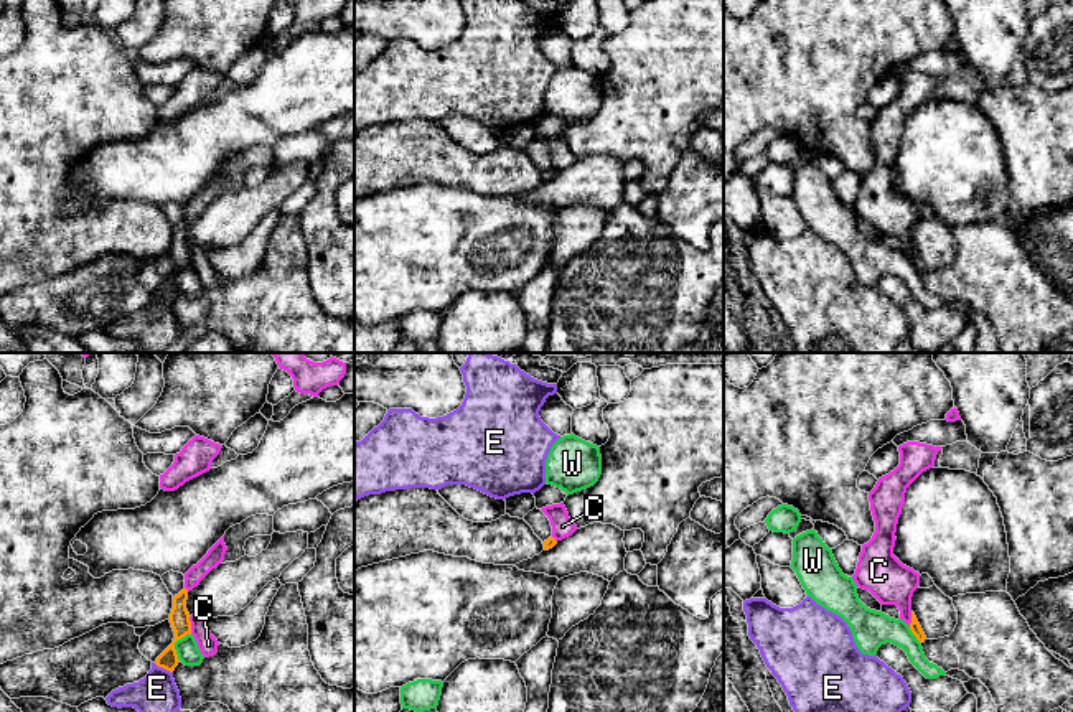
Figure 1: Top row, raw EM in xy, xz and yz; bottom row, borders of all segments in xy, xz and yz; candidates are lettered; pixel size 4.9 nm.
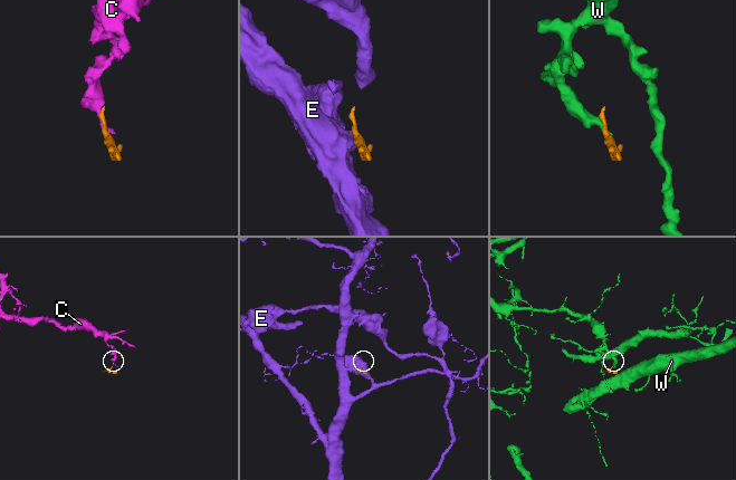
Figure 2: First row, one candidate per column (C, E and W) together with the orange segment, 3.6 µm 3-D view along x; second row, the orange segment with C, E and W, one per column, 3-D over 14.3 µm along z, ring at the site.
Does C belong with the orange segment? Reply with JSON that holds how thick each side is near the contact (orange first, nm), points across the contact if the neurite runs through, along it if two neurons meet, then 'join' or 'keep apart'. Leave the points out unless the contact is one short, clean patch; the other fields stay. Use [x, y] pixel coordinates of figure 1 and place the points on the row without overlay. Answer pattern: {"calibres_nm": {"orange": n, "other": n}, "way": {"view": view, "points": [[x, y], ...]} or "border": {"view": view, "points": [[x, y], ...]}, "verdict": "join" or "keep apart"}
{"calibres_nm": {"orange": 100, "other": 100}, "border": {"view": "xy", "points": [[188, 248], [192, 264]]}, "verdict": "keep apart"}

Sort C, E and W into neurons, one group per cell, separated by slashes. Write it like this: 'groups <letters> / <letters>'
groups C / E / W

